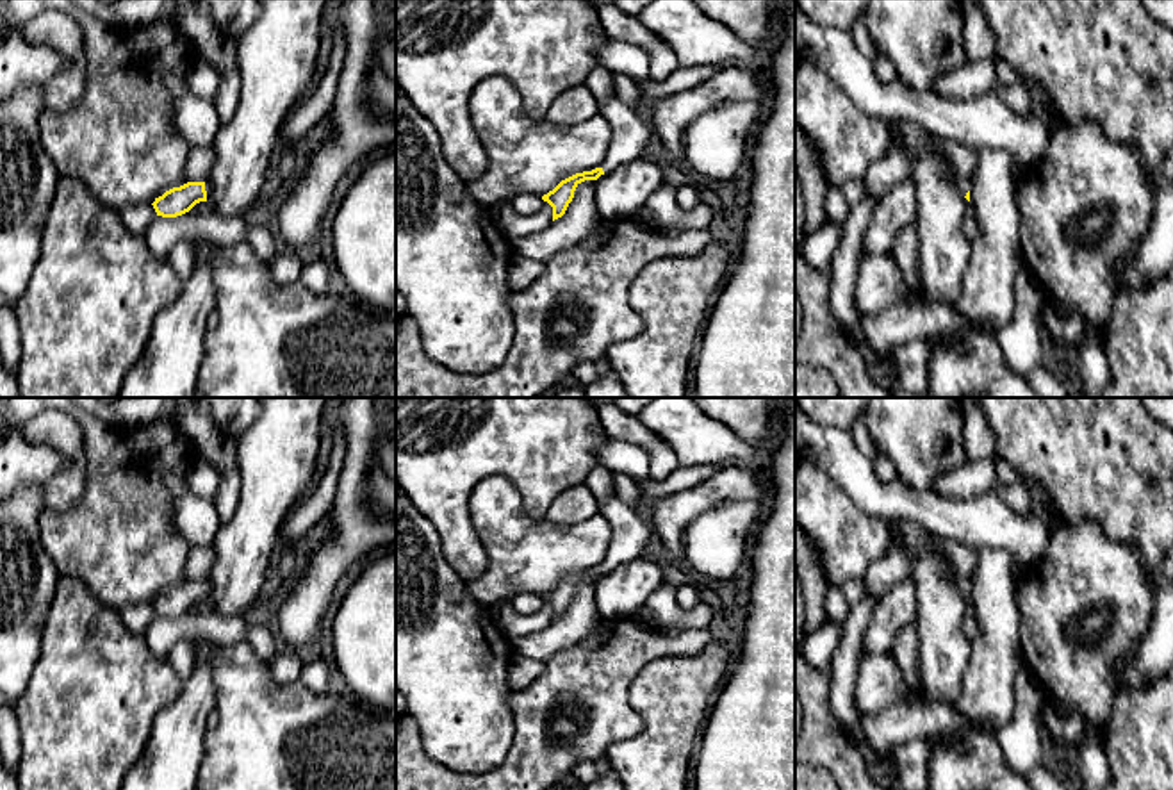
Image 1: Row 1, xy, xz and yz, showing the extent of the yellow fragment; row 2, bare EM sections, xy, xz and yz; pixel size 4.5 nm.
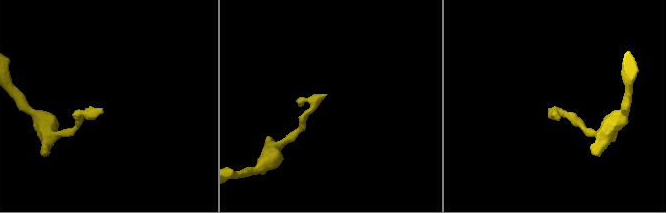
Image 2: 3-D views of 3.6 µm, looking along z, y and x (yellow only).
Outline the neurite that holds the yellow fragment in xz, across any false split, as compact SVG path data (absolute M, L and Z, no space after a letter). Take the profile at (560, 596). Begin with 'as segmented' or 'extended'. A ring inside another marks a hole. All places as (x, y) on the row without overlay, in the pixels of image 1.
extended; M617 496L599 501L599 514L611 524L611 544L606 558L601 567L576 572L542 596L553 606L553 621L565 613L581 581L597 580L617 565L640 558L645 547L656 540L654 528L645 512L628 506Z

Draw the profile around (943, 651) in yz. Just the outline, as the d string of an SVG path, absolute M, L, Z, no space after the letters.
M938 551L918 555L909 576L916 585L920 667L920 690L911 697L952 706L970 665L970 640L963 633L970 601L959 592L952 565Z

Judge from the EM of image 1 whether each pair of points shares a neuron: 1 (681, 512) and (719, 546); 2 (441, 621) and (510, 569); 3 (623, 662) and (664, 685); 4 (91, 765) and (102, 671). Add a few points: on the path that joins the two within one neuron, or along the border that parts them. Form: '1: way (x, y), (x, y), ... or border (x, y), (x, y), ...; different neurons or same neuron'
1: border (730, 501), (701, 512), (681, 532); different neurons
2: border (464, 582), (464, 591), (489, 608); different neurons
3: border (678, 655), (633, 680), (639, 714); different neurons
4: way (91, 742), (93, 694); same neuron

